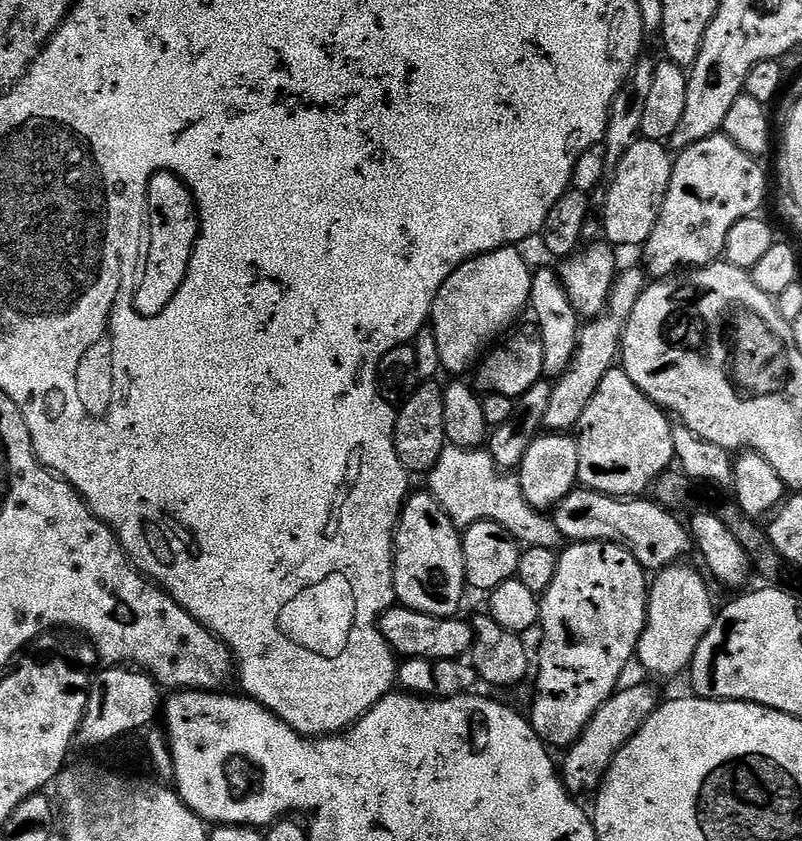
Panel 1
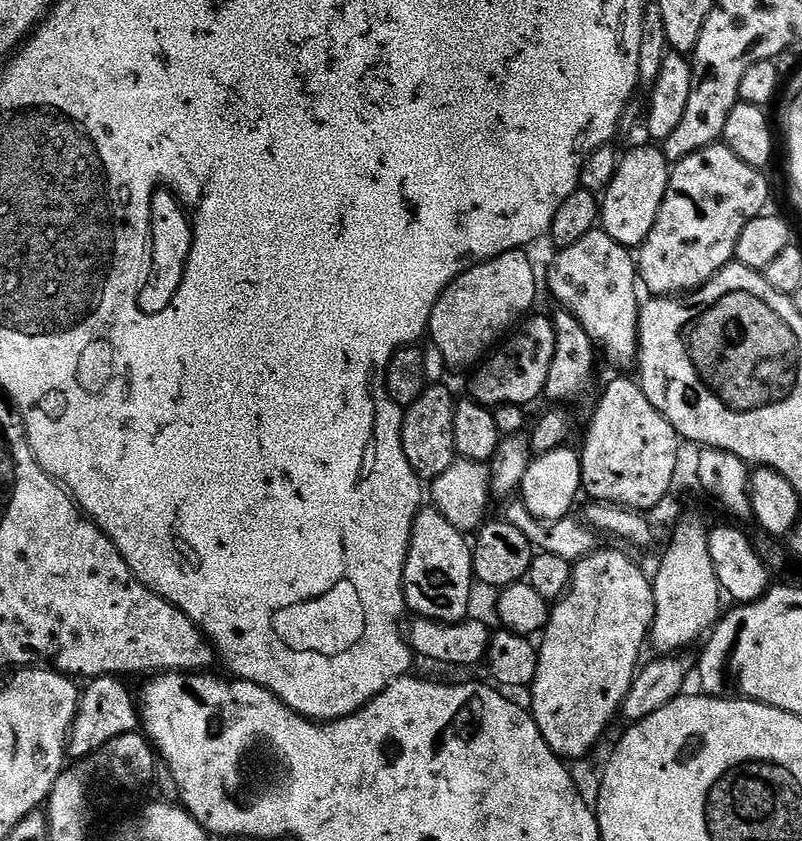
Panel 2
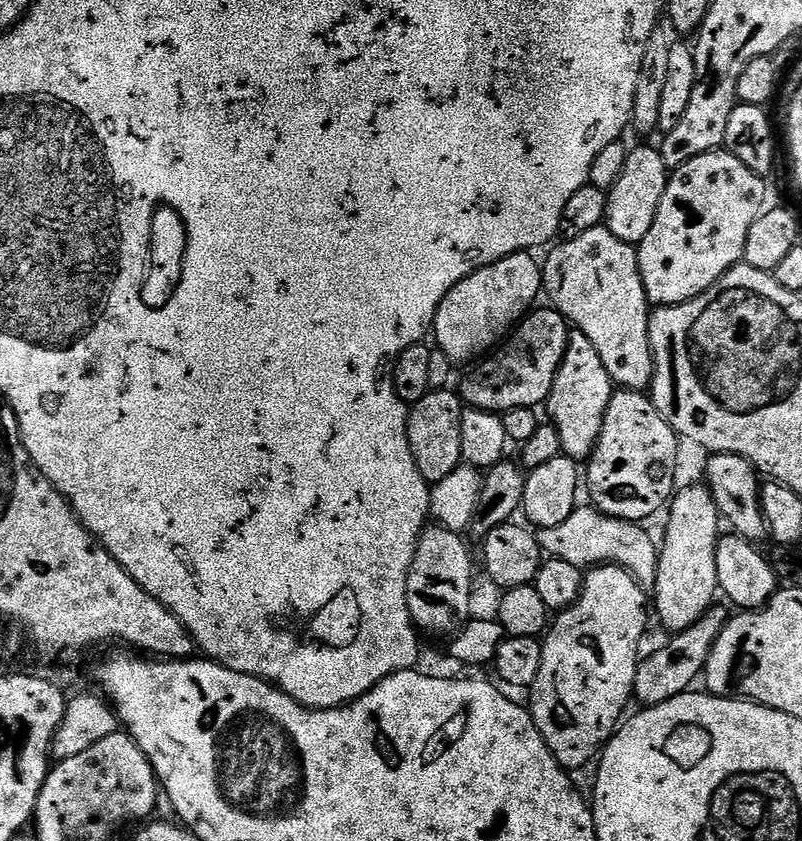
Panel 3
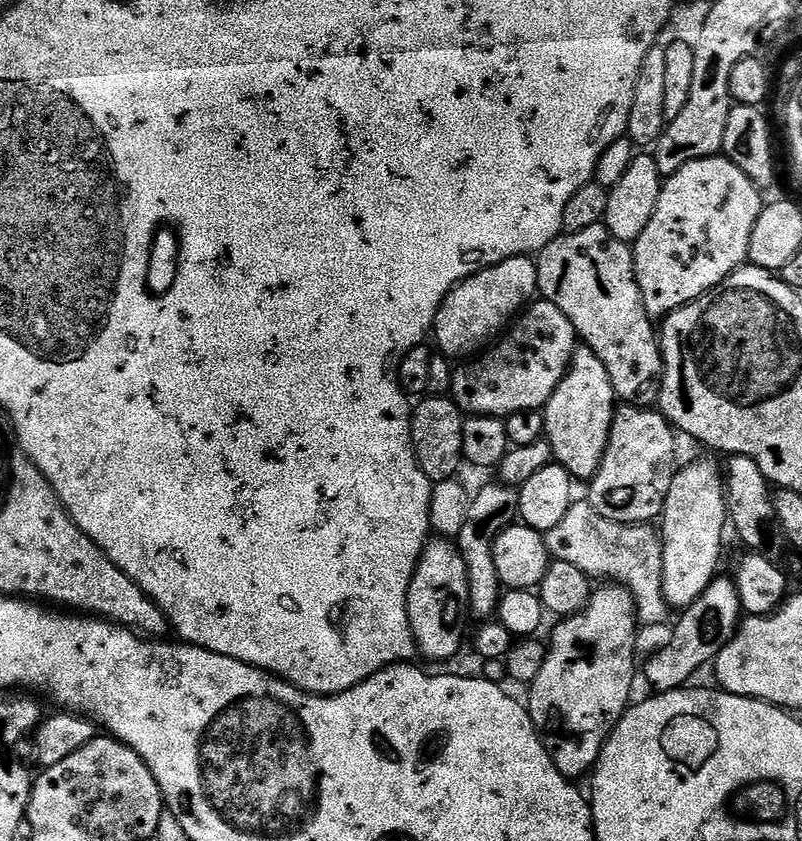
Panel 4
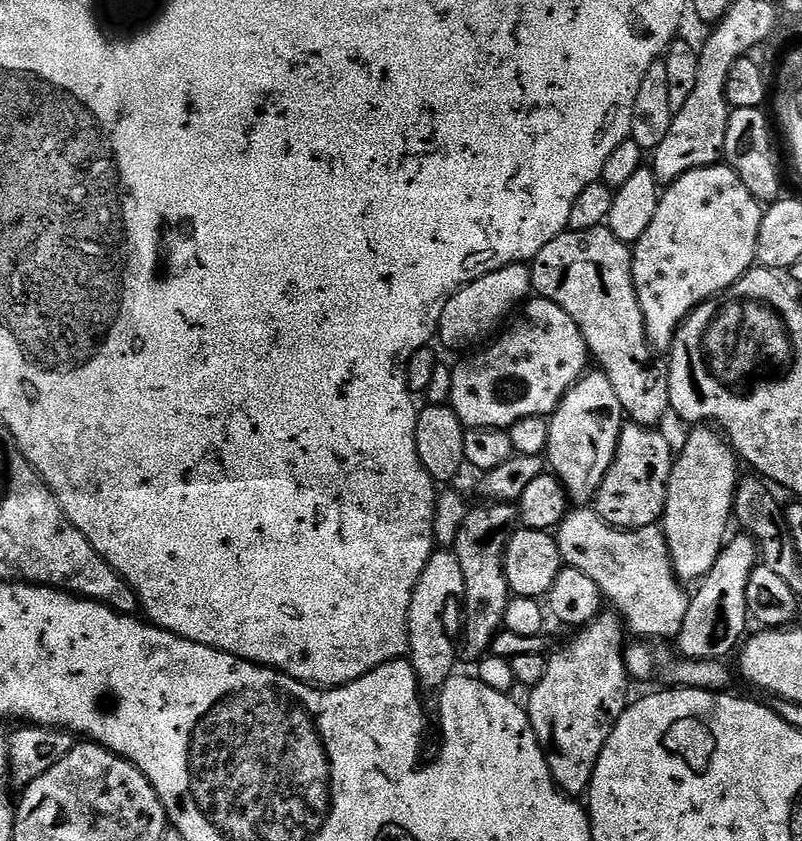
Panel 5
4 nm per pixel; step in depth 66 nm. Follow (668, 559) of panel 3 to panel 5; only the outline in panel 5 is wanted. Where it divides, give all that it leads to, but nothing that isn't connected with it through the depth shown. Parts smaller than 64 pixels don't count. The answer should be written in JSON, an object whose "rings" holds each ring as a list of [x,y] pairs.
{"rings":[[[696,426],[689,432],[692,433],[685,438],[684,449],[681,452],[679,449],[672,462],[662,527],[670,550],[672,569],[681,581],[699,582],[714,566],[729,535],[728,520],[730,524],[736,503],[738,457],[715,427]]]}

